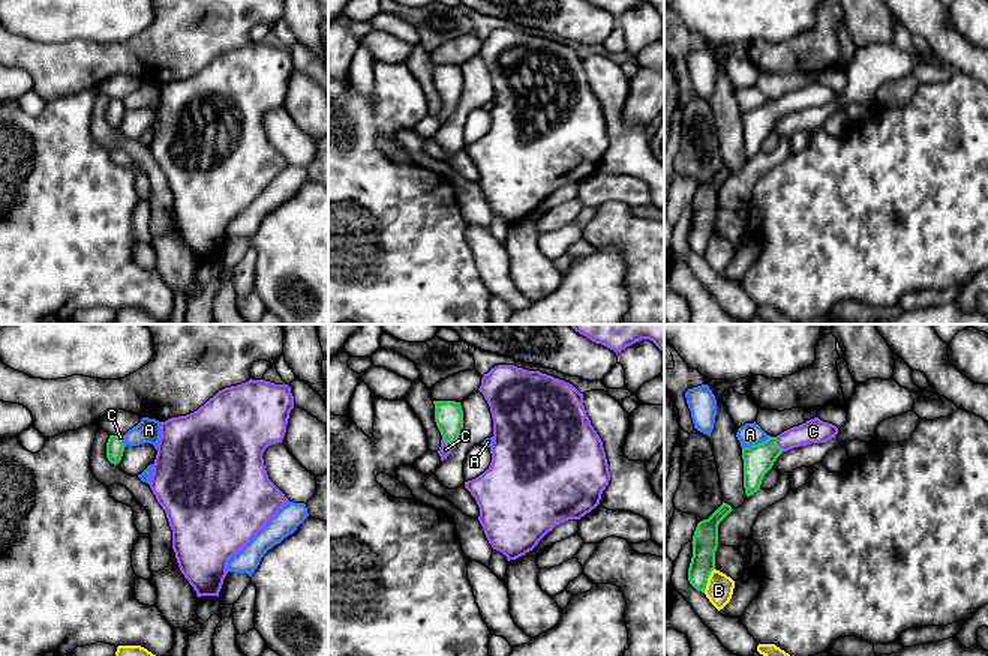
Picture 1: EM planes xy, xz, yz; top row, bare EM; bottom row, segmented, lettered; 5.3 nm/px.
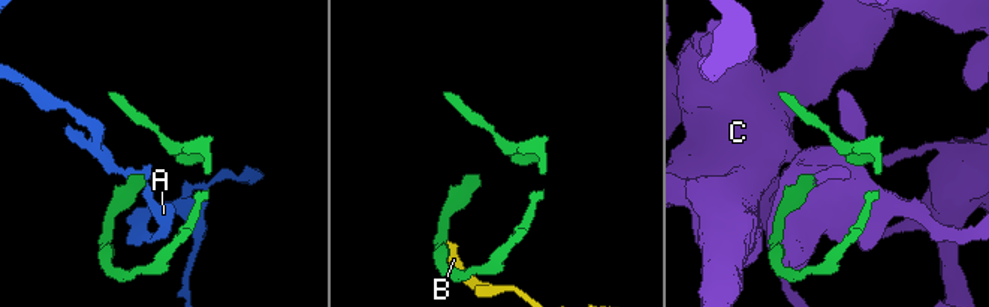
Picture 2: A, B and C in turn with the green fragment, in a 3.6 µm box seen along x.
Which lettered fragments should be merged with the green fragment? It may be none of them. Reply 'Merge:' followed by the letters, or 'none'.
Merge: C

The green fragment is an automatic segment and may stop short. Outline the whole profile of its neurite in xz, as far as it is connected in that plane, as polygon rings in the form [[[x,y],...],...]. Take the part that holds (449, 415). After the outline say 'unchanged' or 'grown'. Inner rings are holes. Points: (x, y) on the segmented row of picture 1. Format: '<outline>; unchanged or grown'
[[[433,401],[435,422],[442,435],[441,447],[438,450],[441,461],[447,459],[456,447],[460,431],[463,428],[463,410],[456,401]]]; grown

